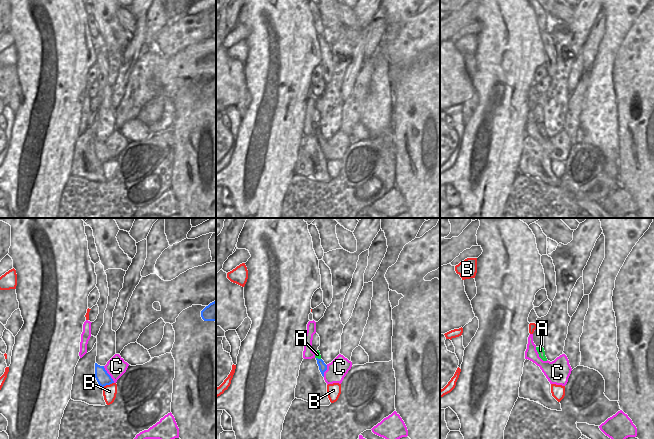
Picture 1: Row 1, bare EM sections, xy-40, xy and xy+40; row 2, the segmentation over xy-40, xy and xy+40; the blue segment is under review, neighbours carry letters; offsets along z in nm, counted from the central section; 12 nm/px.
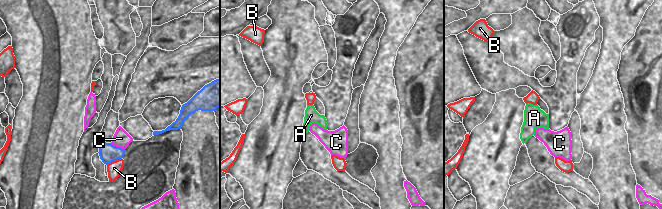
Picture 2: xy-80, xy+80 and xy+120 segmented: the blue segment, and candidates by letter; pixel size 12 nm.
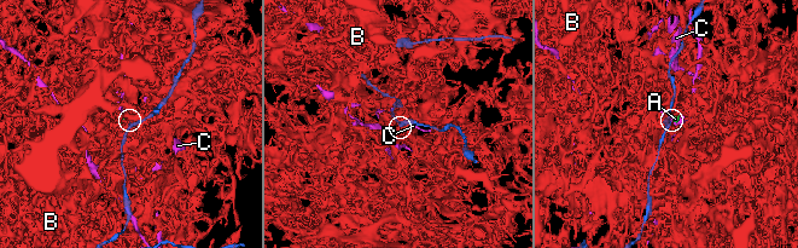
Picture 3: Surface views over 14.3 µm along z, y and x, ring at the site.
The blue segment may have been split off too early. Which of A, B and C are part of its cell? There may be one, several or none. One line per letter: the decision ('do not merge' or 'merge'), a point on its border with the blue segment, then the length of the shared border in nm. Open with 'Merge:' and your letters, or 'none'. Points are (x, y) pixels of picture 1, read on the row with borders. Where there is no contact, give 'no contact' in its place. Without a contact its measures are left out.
Merge: A
A: merge | xy (317, 358) | 70 nm
B: do not merge | xy-40 (108, 384) | 150 nm
C: do not merge | xy-40 (108, 374) | 240 nm

